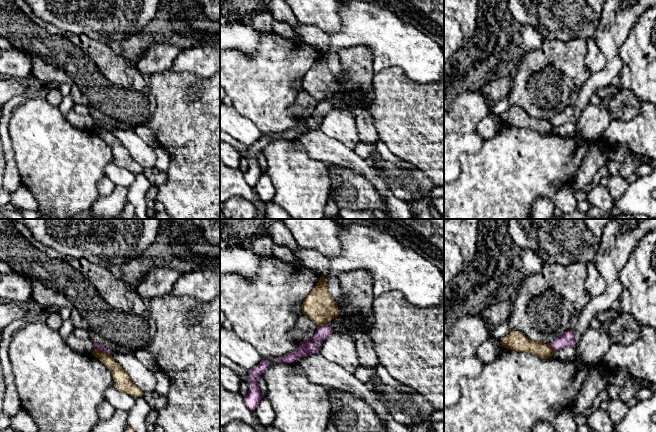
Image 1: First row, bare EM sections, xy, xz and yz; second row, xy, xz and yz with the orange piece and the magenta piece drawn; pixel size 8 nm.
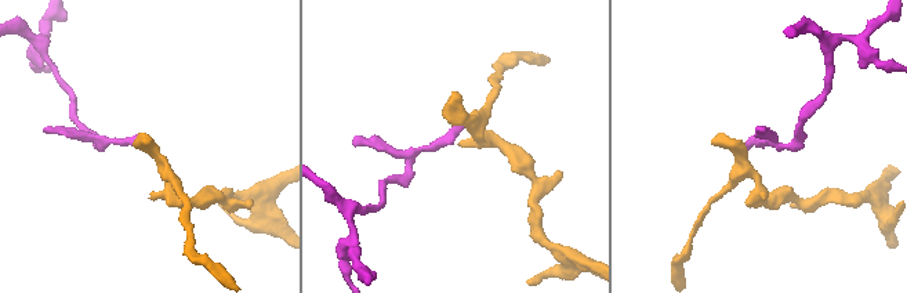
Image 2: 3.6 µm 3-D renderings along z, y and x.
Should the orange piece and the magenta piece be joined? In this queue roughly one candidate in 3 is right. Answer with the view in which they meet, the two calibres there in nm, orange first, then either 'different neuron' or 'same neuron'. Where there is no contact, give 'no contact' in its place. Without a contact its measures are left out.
meets orange in xy; 110 nm thick on the orange side, 50 nm on the other; different neuron

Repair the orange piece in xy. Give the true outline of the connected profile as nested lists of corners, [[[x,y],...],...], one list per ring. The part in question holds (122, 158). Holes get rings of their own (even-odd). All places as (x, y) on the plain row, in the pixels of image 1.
[[[94,124],[92,131],[98,134],[111,147],[114,163],[117,166],[136,173],[143,172],[142,167],[131,157],[127,148],[115,138],[110,130]]]

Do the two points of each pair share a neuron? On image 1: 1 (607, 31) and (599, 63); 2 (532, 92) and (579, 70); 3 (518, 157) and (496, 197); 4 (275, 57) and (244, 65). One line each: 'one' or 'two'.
1: two
2: one
3: one
4: one

